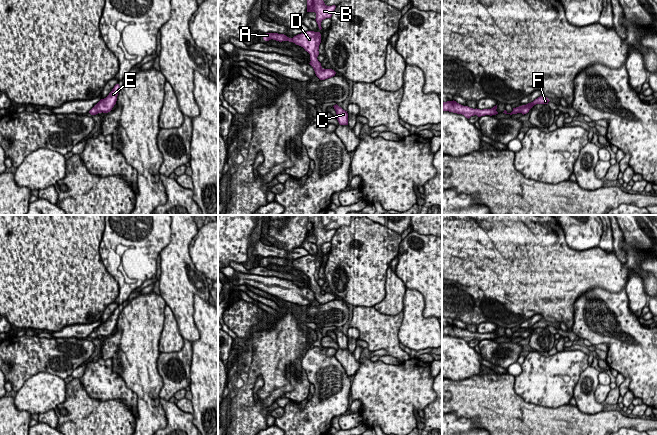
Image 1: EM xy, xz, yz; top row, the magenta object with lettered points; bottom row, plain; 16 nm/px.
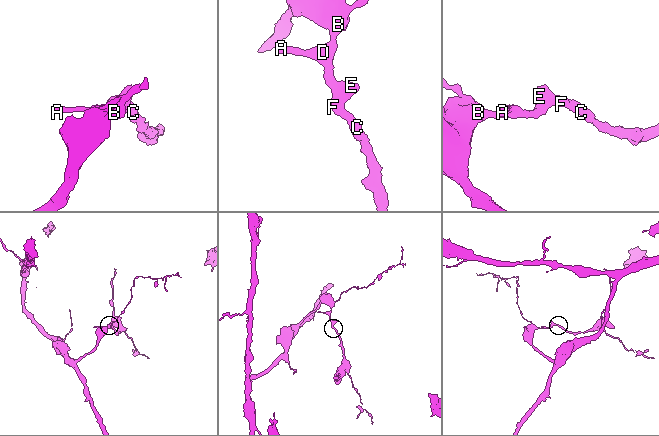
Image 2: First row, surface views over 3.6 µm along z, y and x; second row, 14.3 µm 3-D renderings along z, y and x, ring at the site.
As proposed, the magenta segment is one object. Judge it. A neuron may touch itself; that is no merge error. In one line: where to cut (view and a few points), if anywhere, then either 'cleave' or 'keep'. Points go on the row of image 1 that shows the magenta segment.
no cut; keep

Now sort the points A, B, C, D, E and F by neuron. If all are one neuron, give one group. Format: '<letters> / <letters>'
A B C D E F

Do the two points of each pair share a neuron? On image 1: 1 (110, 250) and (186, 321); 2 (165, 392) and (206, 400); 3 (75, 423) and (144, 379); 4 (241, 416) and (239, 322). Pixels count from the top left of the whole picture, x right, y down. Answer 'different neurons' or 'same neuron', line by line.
1: different neurons
2: different neurons
3: different neurons
4: different neurons

